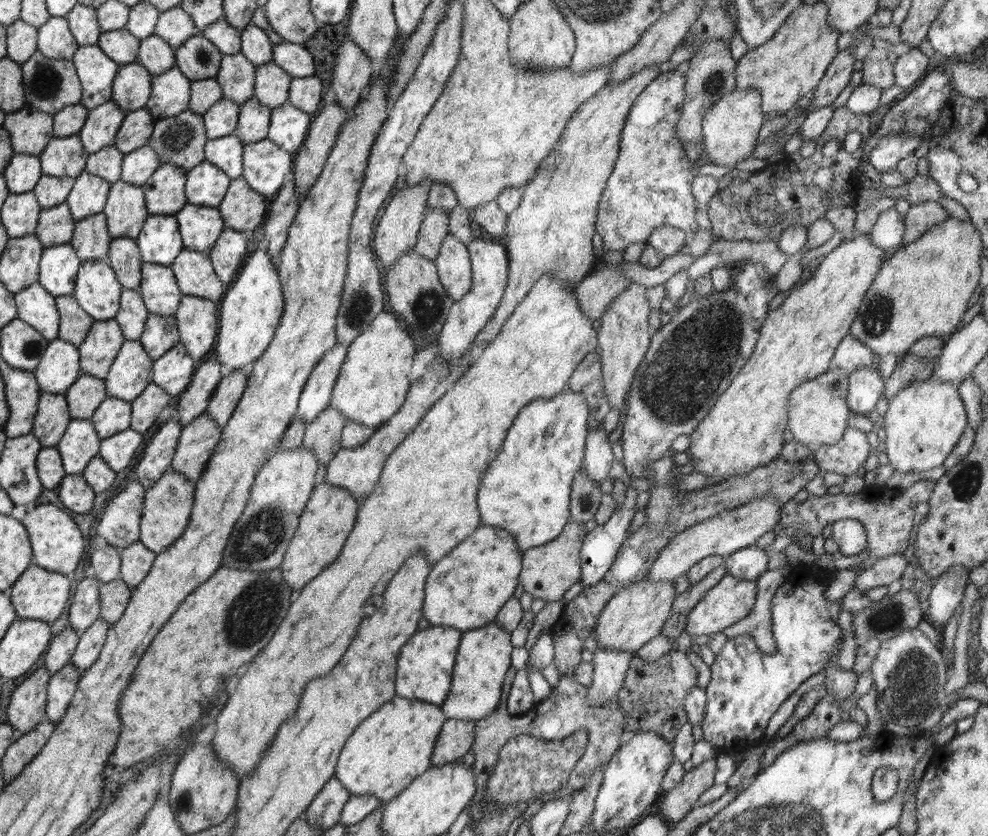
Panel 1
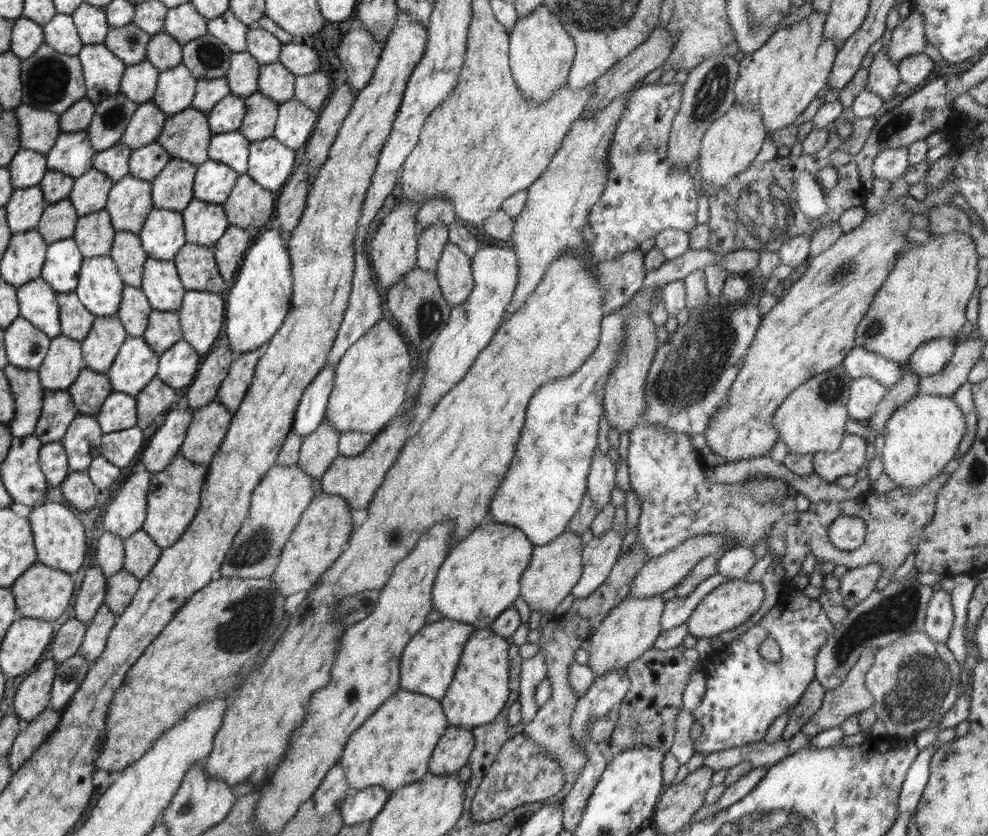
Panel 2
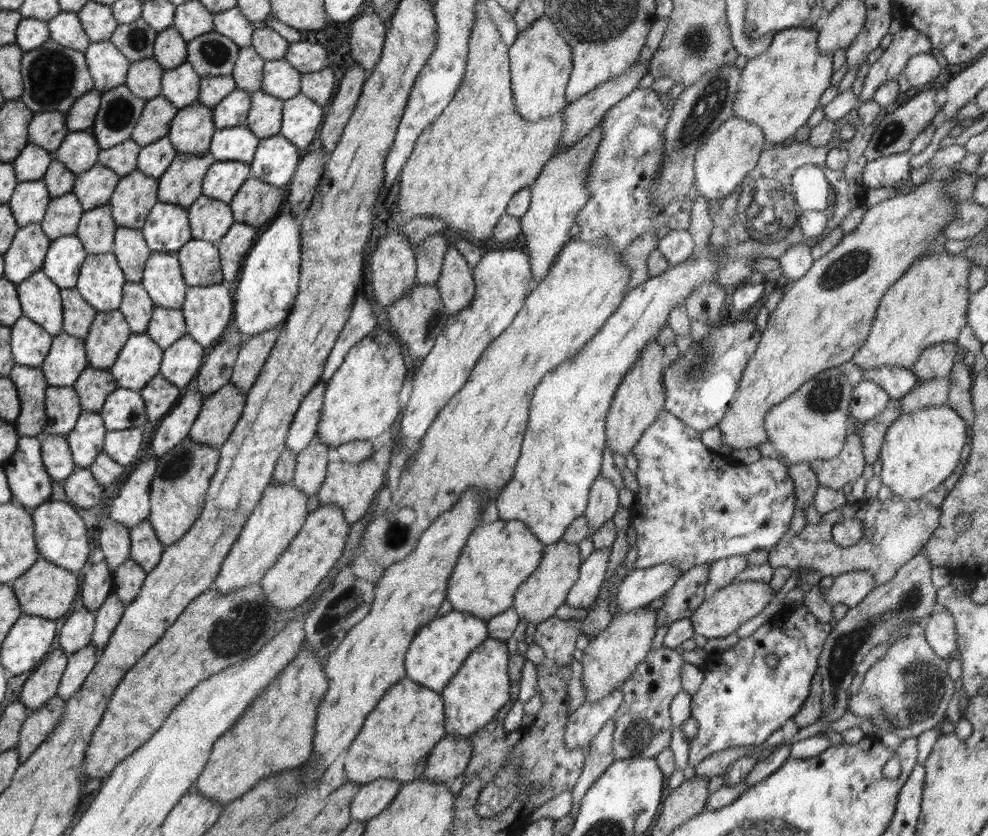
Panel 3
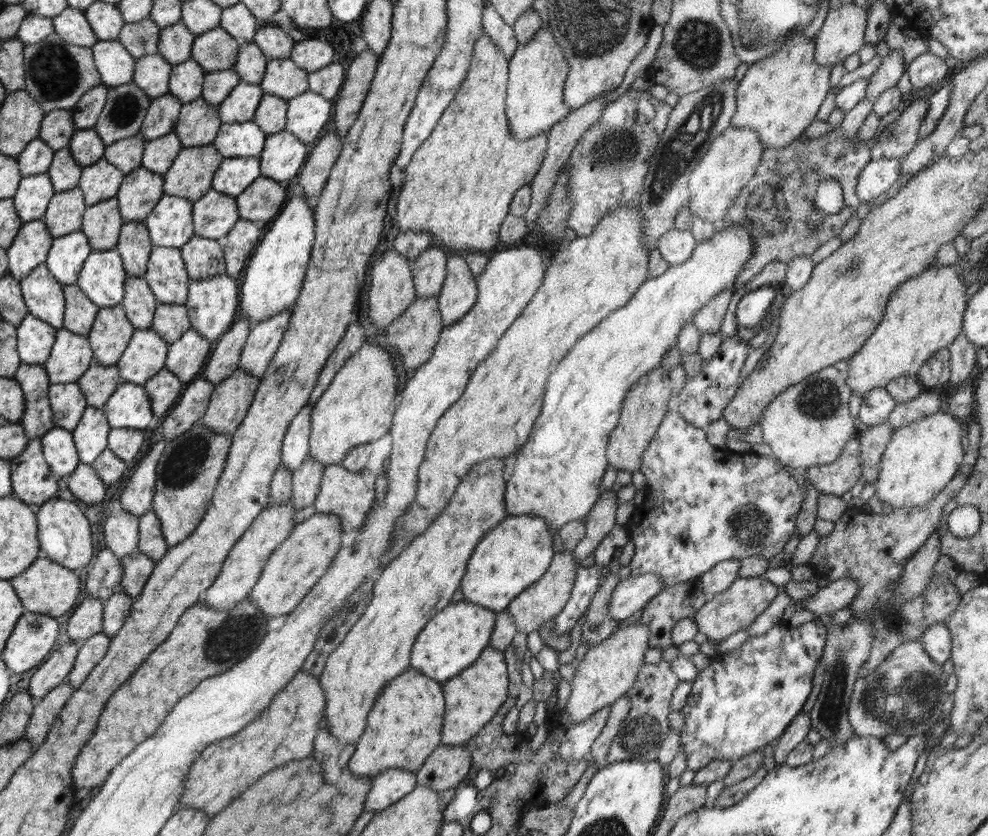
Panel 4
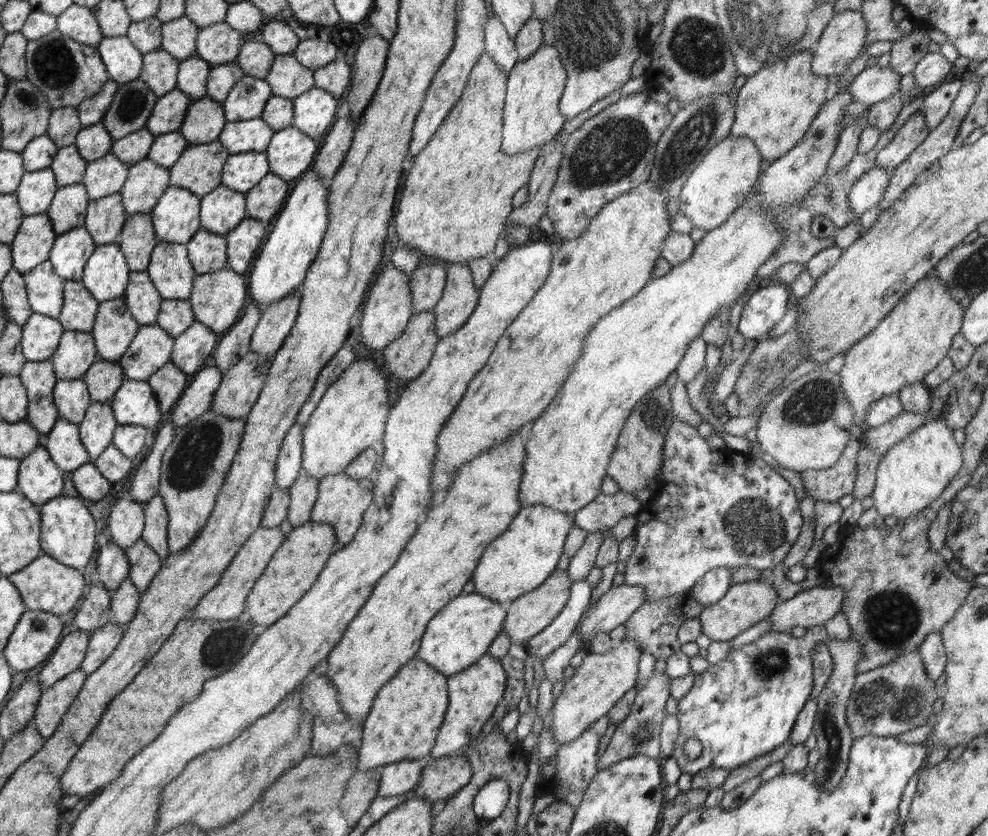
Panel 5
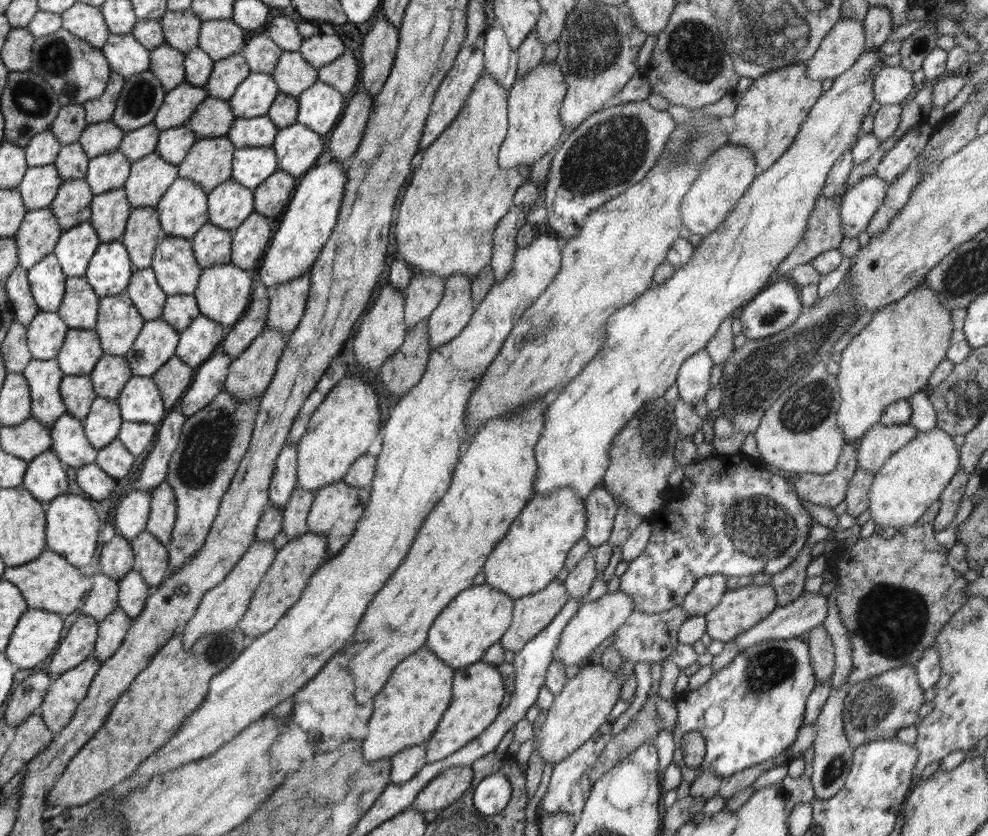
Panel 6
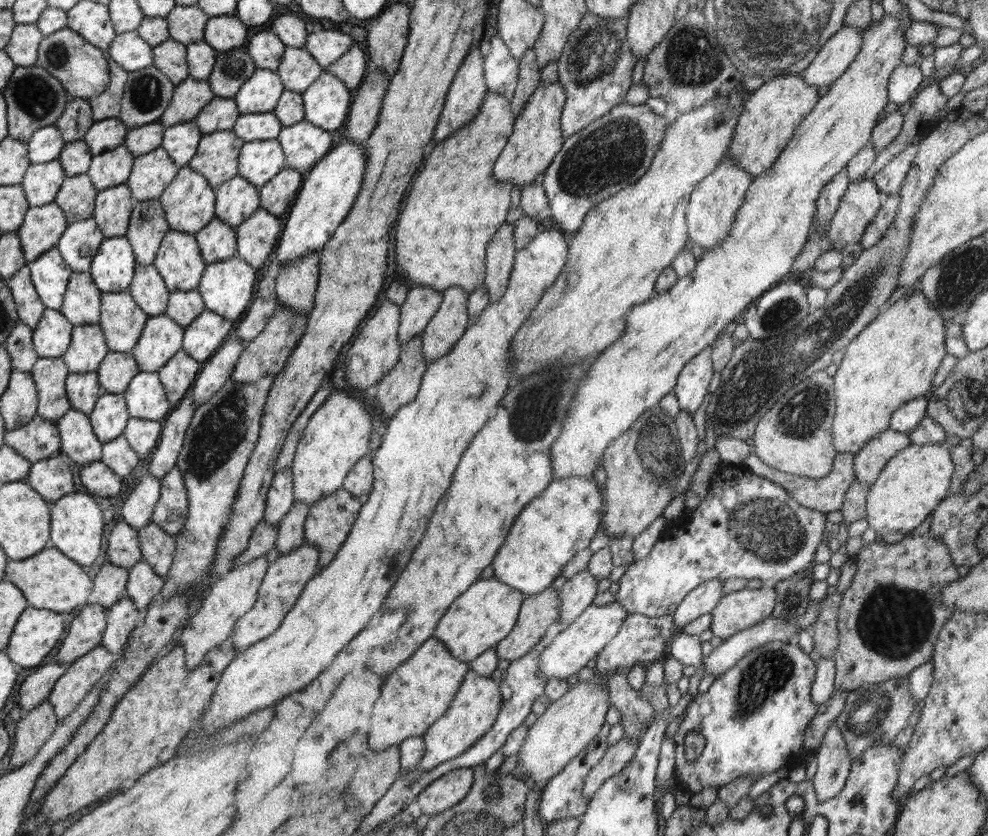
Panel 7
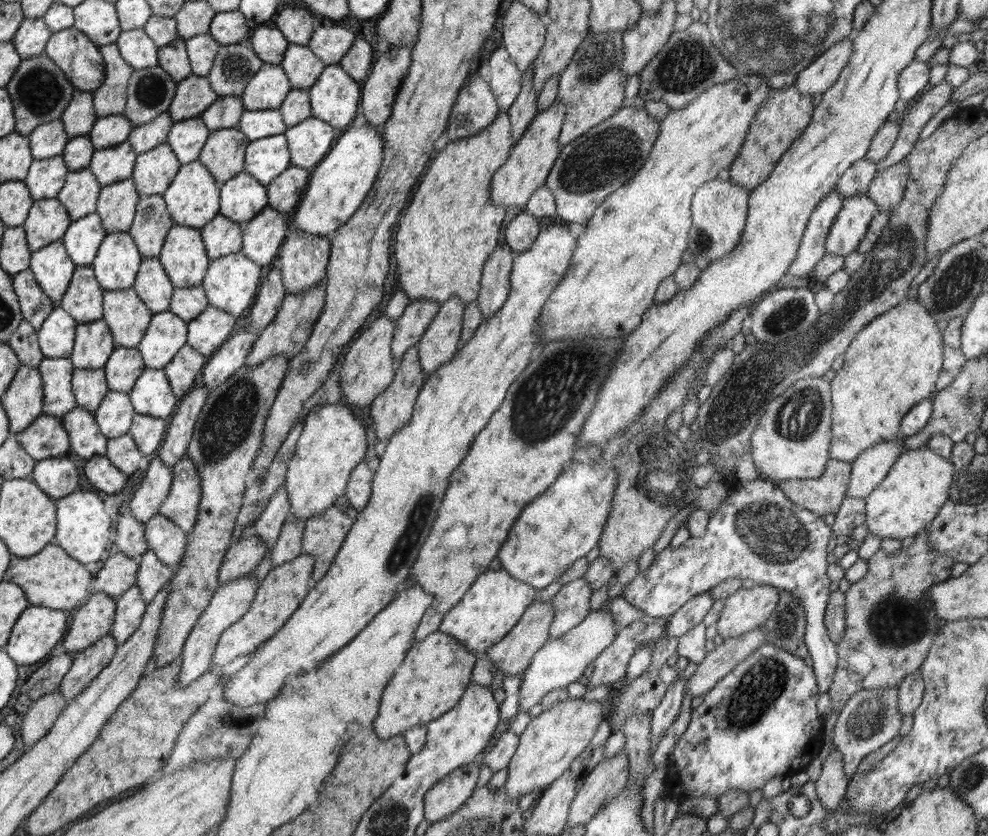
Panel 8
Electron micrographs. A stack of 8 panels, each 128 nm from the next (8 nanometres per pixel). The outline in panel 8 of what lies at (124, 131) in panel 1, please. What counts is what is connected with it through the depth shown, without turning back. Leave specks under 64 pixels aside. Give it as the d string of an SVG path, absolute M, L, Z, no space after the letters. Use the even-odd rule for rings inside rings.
M189 75L177 84L168 113L174 122L200 116L218 96L206 77Z

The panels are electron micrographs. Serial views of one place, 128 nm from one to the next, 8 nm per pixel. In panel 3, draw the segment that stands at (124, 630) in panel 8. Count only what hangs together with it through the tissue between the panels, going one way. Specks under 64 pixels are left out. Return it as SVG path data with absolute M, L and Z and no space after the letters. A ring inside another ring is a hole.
M88 643L80 650L67 655L68 664L62 674L56 695L59 694L65 701L74 696L91 673L101 651L94 643Z

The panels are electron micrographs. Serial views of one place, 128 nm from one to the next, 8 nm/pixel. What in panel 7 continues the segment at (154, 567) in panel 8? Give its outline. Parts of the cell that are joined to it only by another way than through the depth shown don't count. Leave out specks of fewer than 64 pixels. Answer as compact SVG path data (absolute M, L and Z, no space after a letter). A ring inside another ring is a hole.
M140 560L129 570L126 594L142 610L159 597L164 582L166 577L158 575L150 563Z

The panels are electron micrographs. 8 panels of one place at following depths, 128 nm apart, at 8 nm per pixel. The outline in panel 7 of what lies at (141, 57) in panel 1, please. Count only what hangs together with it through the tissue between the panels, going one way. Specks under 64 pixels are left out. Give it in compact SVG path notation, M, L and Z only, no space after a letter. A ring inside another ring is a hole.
M176 5L165 20L169 24L169 36L181 44L203 41L209 15L196 5Z

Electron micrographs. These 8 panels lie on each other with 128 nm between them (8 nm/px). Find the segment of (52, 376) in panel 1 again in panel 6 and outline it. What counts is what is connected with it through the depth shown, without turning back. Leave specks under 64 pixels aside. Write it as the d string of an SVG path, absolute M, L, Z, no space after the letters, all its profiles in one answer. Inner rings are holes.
M69 329L58 356L65 375L89 375L105 352L95 329Z

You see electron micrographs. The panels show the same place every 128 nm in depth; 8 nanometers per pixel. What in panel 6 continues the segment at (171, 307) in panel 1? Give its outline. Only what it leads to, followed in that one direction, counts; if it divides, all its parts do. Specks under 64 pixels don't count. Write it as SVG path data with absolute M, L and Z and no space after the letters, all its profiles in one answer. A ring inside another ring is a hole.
M165 235L158 243L151 267L167 295L193 295L202 272L191 239L172 235Z

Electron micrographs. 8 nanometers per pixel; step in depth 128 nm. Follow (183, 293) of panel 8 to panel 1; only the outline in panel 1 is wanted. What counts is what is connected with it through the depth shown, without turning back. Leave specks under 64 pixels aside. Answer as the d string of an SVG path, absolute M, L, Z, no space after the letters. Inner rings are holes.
M149 313L146 328L144 328L139 341L146 353L152 357L152 360L158 360L179 342L176 317L174 315Z

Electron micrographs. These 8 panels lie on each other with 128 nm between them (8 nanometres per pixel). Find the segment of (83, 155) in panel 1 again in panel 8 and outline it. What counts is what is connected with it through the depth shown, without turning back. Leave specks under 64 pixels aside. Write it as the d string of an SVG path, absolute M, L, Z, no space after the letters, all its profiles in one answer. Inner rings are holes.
M123 114L97 117L89 138L93 148L108 148L127 141L133 126Z

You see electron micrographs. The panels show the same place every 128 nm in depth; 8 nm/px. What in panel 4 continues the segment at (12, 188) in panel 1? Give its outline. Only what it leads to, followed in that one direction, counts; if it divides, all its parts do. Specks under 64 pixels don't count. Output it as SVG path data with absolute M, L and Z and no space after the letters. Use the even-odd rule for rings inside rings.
M40 138L32 140L16 158L21 176L46 173L54 153L54 149L48 147Z

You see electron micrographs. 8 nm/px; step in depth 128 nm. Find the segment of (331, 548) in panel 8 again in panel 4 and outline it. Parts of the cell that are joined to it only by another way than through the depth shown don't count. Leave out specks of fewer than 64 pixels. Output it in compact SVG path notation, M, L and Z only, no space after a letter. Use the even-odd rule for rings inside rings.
M330 464L323 468L320 489L314 502L314 508L318 515L336 516L340 522L342 532L359 530L375 505L379 495L380 481L368 470L362 468L358 472L350 472L340 464Z

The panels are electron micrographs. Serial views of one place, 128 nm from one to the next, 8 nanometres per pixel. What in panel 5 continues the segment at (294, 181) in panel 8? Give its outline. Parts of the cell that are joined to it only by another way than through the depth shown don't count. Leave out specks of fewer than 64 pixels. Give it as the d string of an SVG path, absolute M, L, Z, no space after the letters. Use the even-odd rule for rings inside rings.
M269 172L256 186L244 193L246 214L267 223L282 210L288 198L288 181Z

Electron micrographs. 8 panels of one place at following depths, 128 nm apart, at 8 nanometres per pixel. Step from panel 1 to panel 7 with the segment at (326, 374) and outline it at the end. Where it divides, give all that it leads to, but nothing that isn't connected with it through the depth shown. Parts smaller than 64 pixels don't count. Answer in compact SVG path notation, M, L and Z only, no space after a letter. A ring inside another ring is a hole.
M291 468L286 472L275 472L267 493L267 508L263 522L277 528L295 504Z

